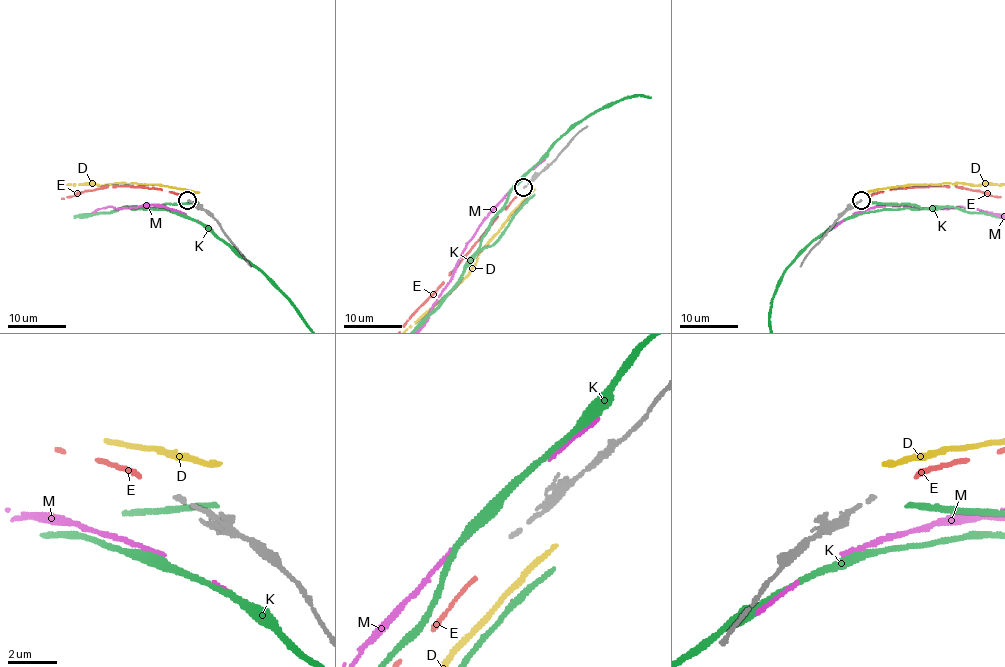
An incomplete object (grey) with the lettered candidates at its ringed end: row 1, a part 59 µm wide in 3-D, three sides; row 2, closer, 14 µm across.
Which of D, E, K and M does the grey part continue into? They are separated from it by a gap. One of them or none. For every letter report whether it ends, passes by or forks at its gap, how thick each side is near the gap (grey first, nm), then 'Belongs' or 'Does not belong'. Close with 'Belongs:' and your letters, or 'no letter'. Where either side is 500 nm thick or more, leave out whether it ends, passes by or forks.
D: It ends there. Thickness 160 nm (grey) against 300 nm. Does not belong
E: It ends there. Thickness 160 nm (grey) against 160 nm. Belongs
K: It ends there. Thickness 160 nm (grey) against 320 nm. Does not belong
M: It passes by. Thickness 160 nm (grey) against 160 nm. Does not belong
Belongs: E

